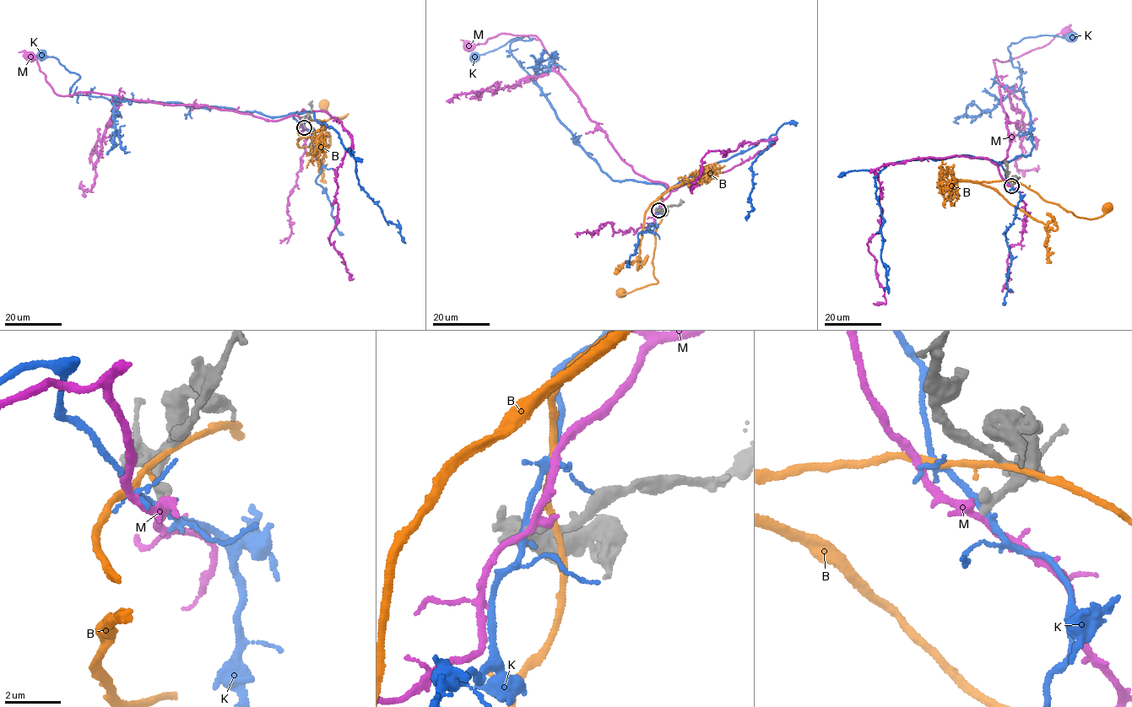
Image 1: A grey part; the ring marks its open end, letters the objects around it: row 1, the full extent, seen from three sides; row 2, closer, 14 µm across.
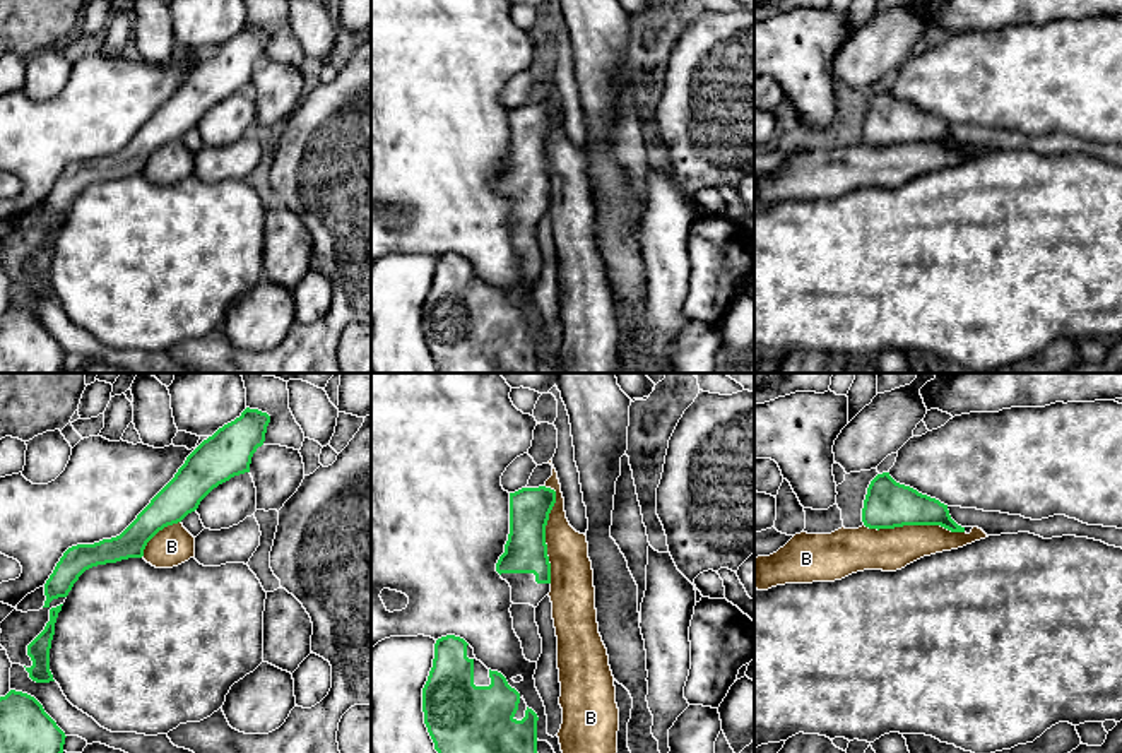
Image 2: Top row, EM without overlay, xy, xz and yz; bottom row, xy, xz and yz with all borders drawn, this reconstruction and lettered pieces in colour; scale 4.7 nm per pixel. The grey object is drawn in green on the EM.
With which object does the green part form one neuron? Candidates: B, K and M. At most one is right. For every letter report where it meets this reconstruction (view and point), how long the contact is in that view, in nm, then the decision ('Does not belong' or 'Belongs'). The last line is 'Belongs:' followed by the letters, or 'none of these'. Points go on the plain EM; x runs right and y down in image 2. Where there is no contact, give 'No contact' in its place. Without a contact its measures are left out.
B: Touches green at xz (544, 149). Shared border 460 nm. Does not belong
K: No contact. Does not belong
M: No contact. Does not belong
Belongs: none of these

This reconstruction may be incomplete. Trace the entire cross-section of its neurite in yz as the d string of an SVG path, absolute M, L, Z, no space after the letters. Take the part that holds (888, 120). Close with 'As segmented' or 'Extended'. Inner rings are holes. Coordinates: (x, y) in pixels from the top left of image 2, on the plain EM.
M889 89L877 91L871 98L862 139L877 147L903 142L941 142L951 149L965 149L965 144L951 135L948 122L896 99Z. As segmented

